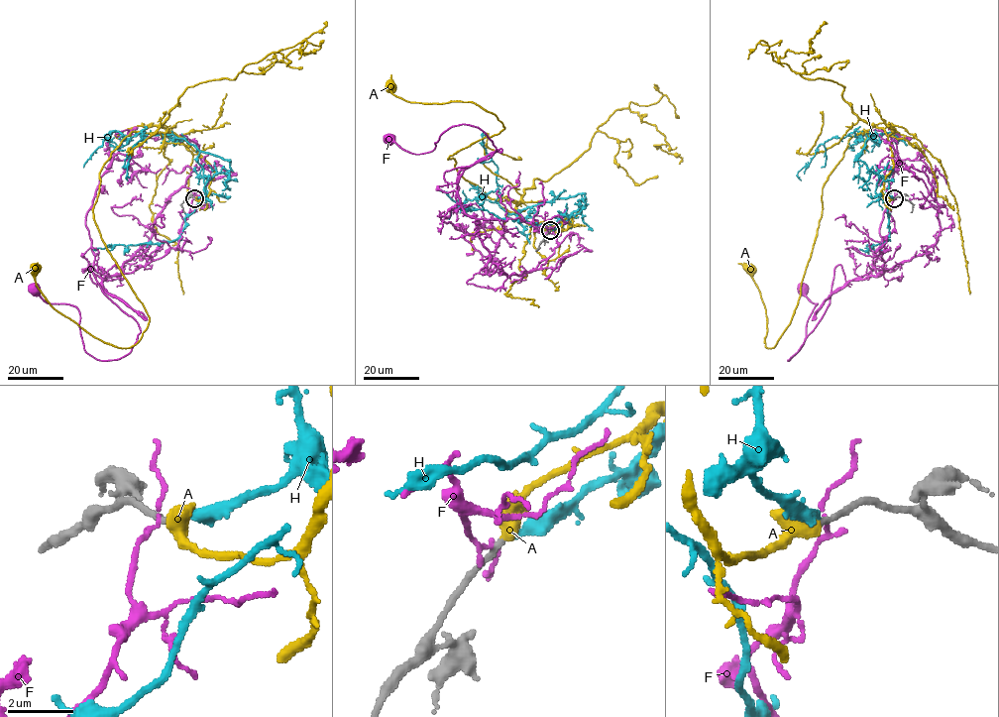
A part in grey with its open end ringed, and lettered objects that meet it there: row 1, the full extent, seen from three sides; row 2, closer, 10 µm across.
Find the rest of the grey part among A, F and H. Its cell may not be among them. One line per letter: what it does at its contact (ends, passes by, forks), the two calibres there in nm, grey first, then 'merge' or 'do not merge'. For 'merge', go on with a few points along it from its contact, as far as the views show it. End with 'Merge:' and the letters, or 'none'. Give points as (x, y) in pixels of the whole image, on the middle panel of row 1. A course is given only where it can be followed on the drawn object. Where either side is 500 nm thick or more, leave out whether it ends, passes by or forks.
A: it passes by | 190/360 nm | merge | via (549, 230), (571, 225), (526, 222), (448, 159), (504, 128), (495, 115), (467, 101), (405, 101), (390, 85)
F: it passes by | 200/120 nm | do not merge
H: it ends | 180/240 nm | do not merge
Merge: A

